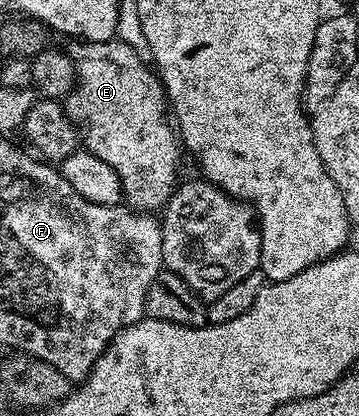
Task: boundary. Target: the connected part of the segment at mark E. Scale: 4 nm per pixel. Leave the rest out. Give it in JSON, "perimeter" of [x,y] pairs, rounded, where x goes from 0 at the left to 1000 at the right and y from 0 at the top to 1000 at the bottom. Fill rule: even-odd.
{"perimeter":[[[326,89],[290,103],[220,99],[206,111],[209,115],[195,115],[192,130],[209,151],[214,197],[181,231],[181,264],[198,293],[226,317],[228,351],[248,368],[281,377],[281,387],[292,387],[292,397],[304,397],[315,416],[326,416],[331,445],[343,454],[340,486],[365,505],[432,512],[462,500],[493,447],[487,425],[499,416],[504,358],[490,317],[471,293],[471,257],[460,245],[460,221],[440,178],[423,168],[401,135],[384,132]]]}

